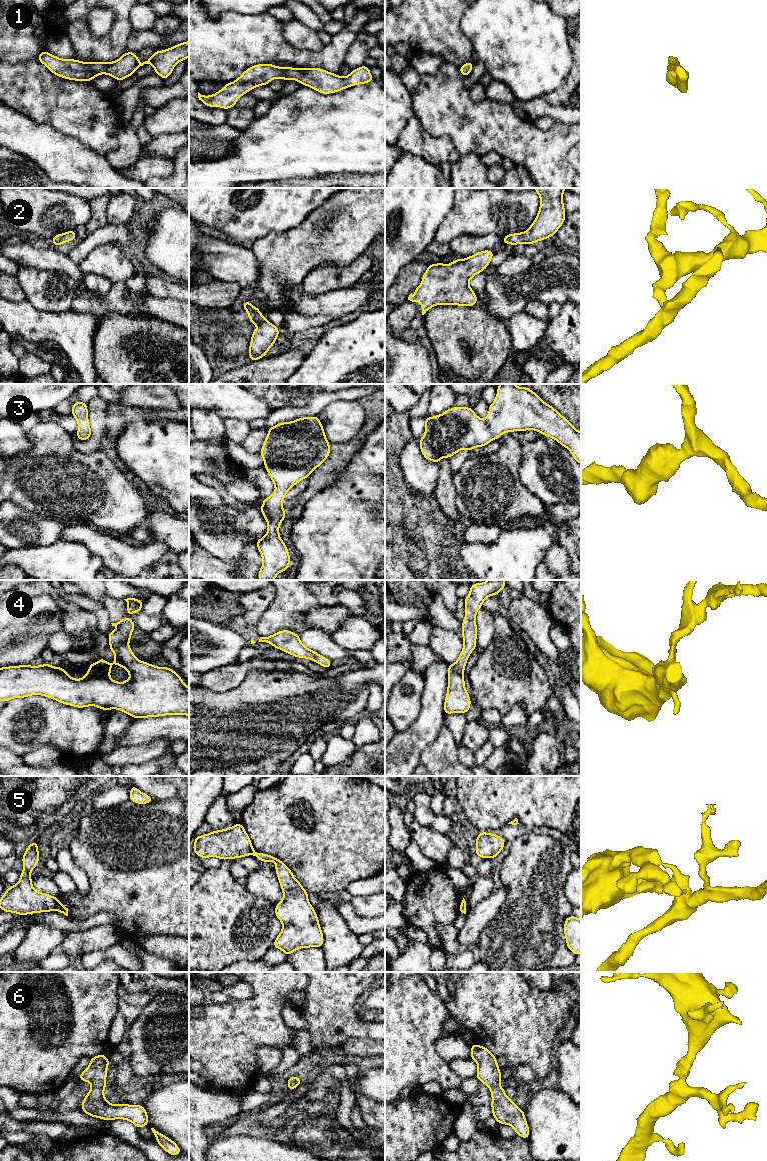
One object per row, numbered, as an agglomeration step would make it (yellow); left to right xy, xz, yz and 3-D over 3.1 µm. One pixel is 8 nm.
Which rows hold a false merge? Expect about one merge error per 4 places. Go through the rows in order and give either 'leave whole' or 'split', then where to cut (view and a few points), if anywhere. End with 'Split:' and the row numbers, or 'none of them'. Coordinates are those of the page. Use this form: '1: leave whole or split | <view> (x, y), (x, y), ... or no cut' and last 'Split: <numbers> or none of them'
1: leave whole | no cut
2: leave whole | no cut
3: leave whole | no cut
4: leave whole | no cut
5: split | xy (59, 902), (56, 909)
6: leave whole | no cut
Split: 5

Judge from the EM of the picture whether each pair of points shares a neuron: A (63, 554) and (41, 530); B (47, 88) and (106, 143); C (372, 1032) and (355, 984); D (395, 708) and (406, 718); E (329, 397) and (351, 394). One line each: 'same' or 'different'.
A: different
B: same
C: same
D: same
E: same

